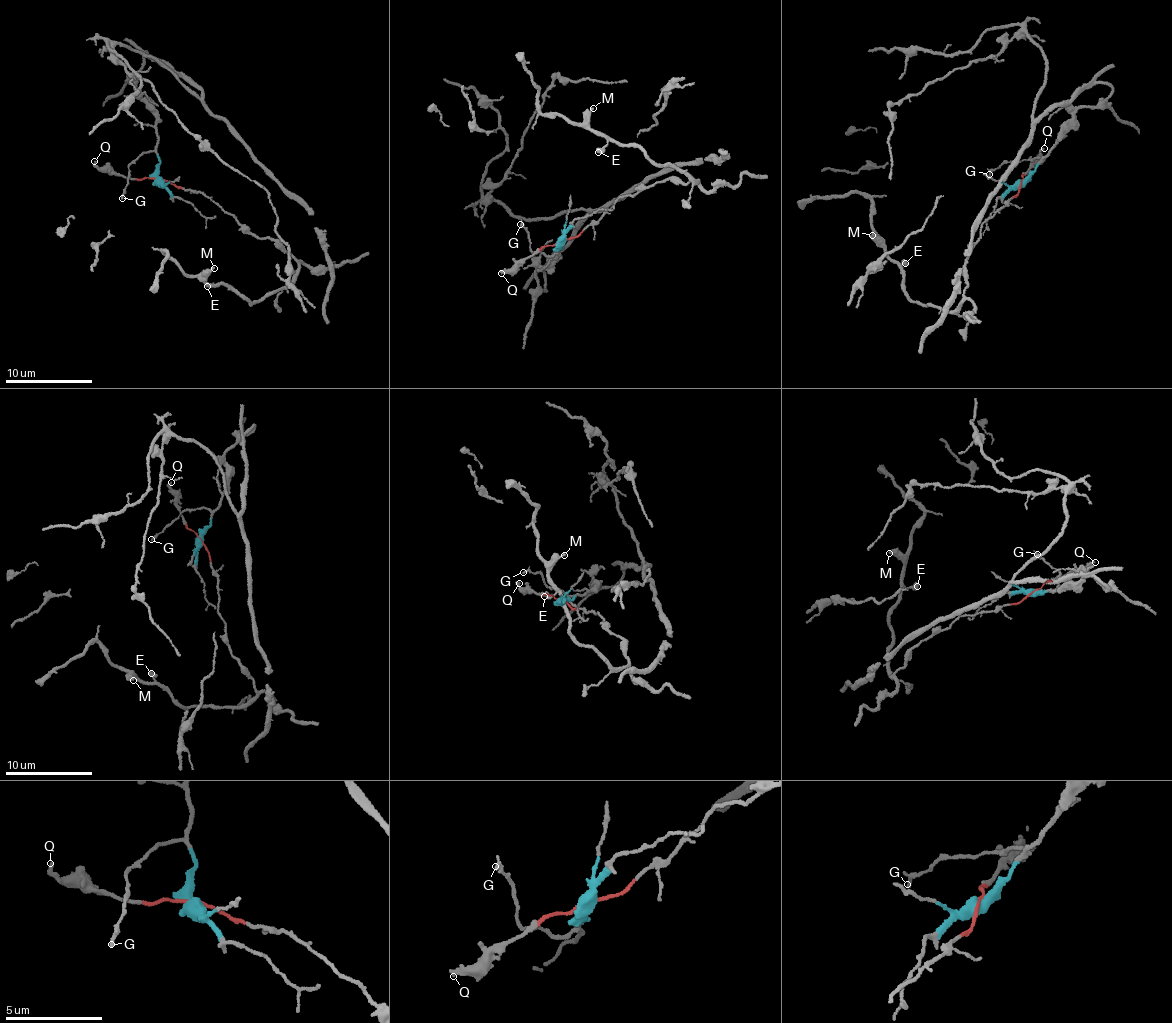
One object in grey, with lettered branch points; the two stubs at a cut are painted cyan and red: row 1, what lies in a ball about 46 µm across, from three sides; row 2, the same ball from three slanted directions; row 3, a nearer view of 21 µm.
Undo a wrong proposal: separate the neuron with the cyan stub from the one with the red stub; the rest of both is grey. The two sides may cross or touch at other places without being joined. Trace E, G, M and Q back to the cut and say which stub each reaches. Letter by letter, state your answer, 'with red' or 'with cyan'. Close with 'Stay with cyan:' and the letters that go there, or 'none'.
E: with red
G: with cyan
M: with red
Q: with red
Stay with cyan: G

